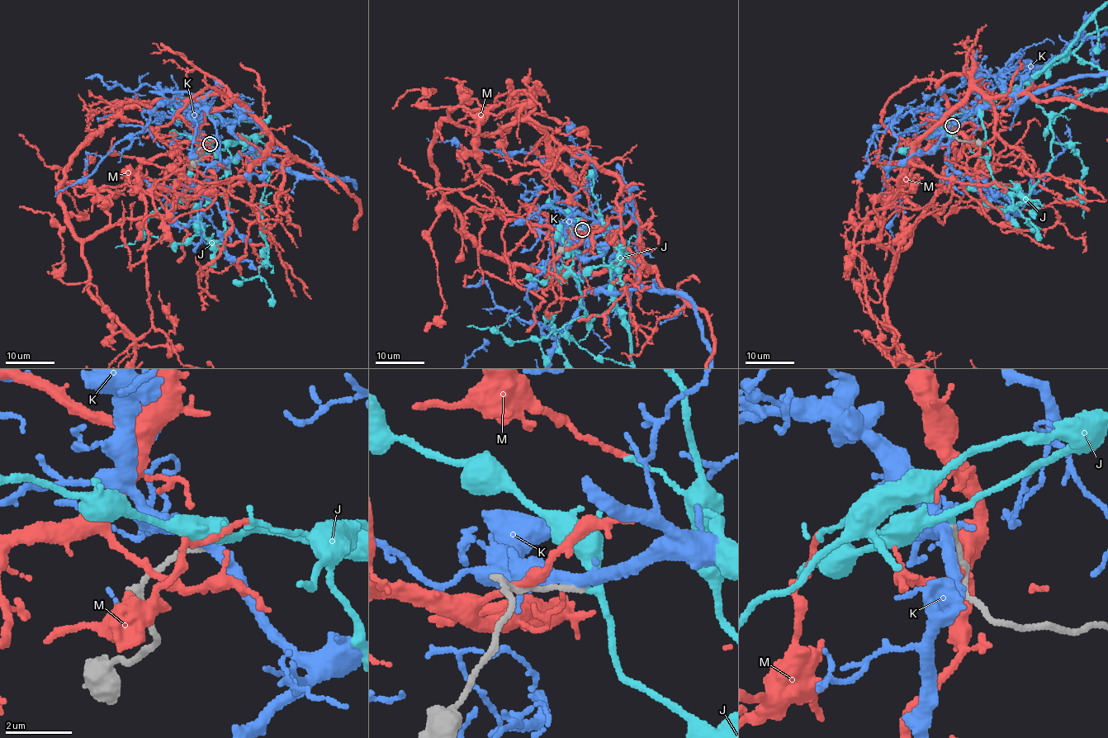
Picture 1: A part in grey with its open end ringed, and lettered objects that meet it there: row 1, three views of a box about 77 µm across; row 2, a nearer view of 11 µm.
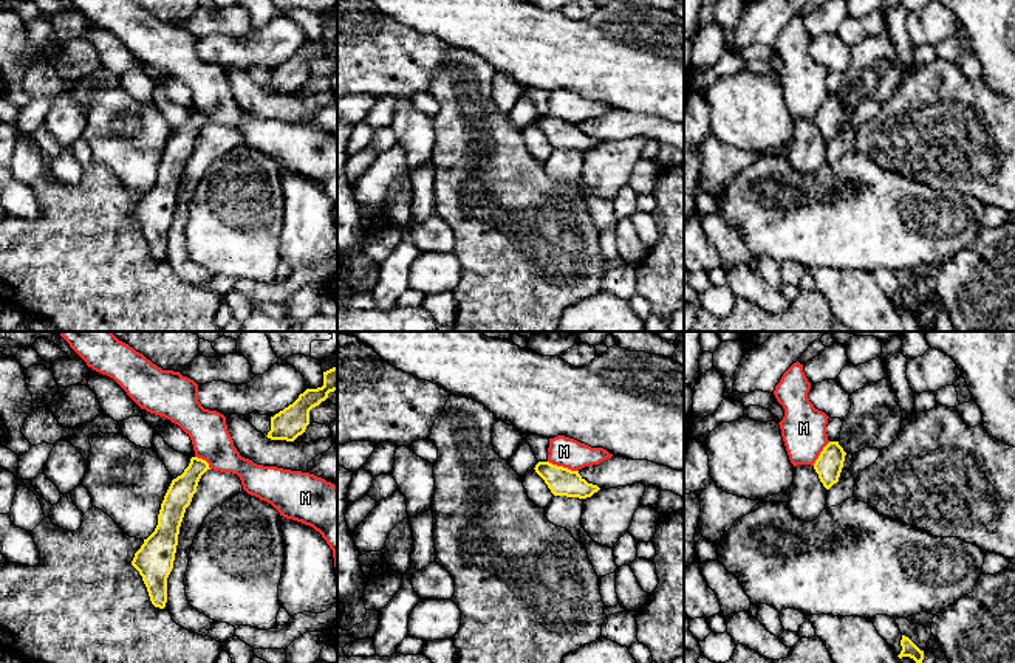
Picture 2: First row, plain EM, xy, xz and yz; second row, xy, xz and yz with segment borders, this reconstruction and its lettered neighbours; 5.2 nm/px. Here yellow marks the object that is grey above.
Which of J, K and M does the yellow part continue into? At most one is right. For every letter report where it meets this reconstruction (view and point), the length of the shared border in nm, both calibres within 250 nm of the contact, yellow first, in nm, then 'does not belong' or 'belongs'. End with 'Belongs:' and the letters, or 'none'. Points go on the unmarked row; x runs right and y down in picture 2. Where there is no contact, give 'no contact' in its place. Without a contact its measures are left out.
J: no contact; belongs
K: no contact; does not belong
M: meets yellow in xz at (562, 120); contact 170 nm long; 150 nm thick on the yellow side, 160 nm on the other; does not belong
Belongs: J

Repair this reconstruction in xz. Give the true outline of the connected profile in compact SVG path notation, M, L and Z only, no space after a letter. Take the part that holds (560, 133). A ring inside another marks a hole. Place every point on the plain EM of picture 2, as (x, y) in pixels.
M538 115L534 122L554 149L586 152L600 143L597 138L588 136L579 124L571 124L549 115Z

